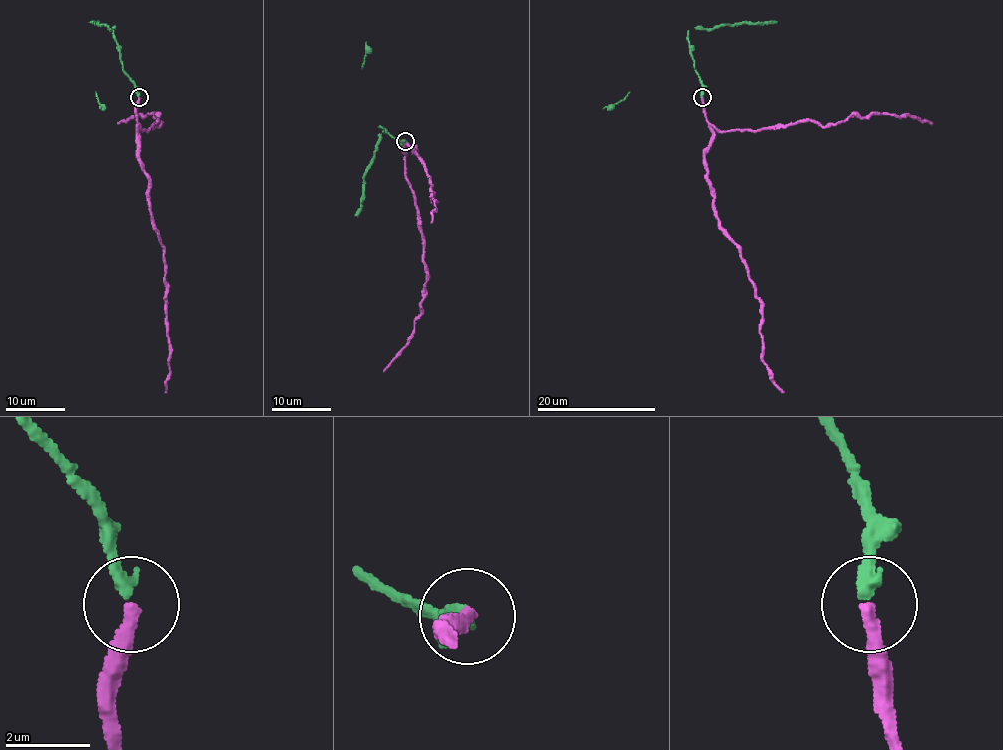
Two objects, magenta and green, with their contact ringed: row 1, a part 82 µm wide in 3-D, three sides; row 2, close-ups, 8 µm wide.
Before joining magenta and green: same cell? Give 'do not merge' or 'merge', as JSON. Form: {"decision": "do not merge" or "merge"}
{"decision": "merge"}

